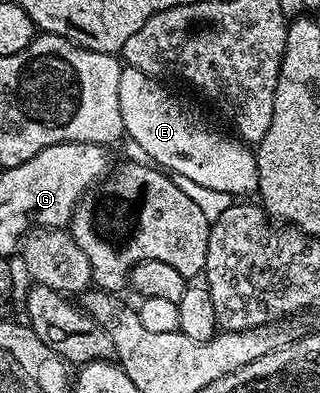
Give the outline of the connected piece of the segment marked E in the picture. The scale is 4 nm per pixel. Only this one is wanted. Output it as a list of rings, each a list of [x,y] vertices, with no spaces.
[[[125,66],[119,76],[119,108],[123,112],[125,134],[133,137],[133,142],[146,154],[146,159],[152,160],[158,167],[175,172],[195,180],[206,188],[227,192],[234,196],[249,196],[257,188],[257,155],[246,143],[236,137],[228,138],[217,130],[205,130],[201,122],[196,122],[175,99],[169,95],[168,85],[162,84],[156,78],[148,78],[139,68]]]

